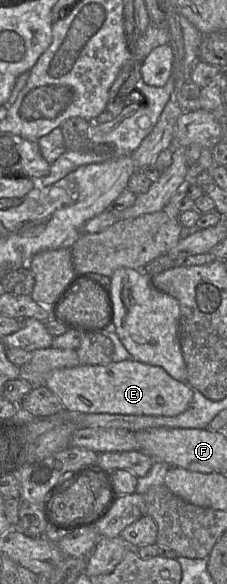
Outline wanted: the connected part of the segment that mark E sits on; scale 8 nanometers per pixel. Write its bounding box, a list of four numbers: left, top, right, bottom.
[45,359,192,417]

